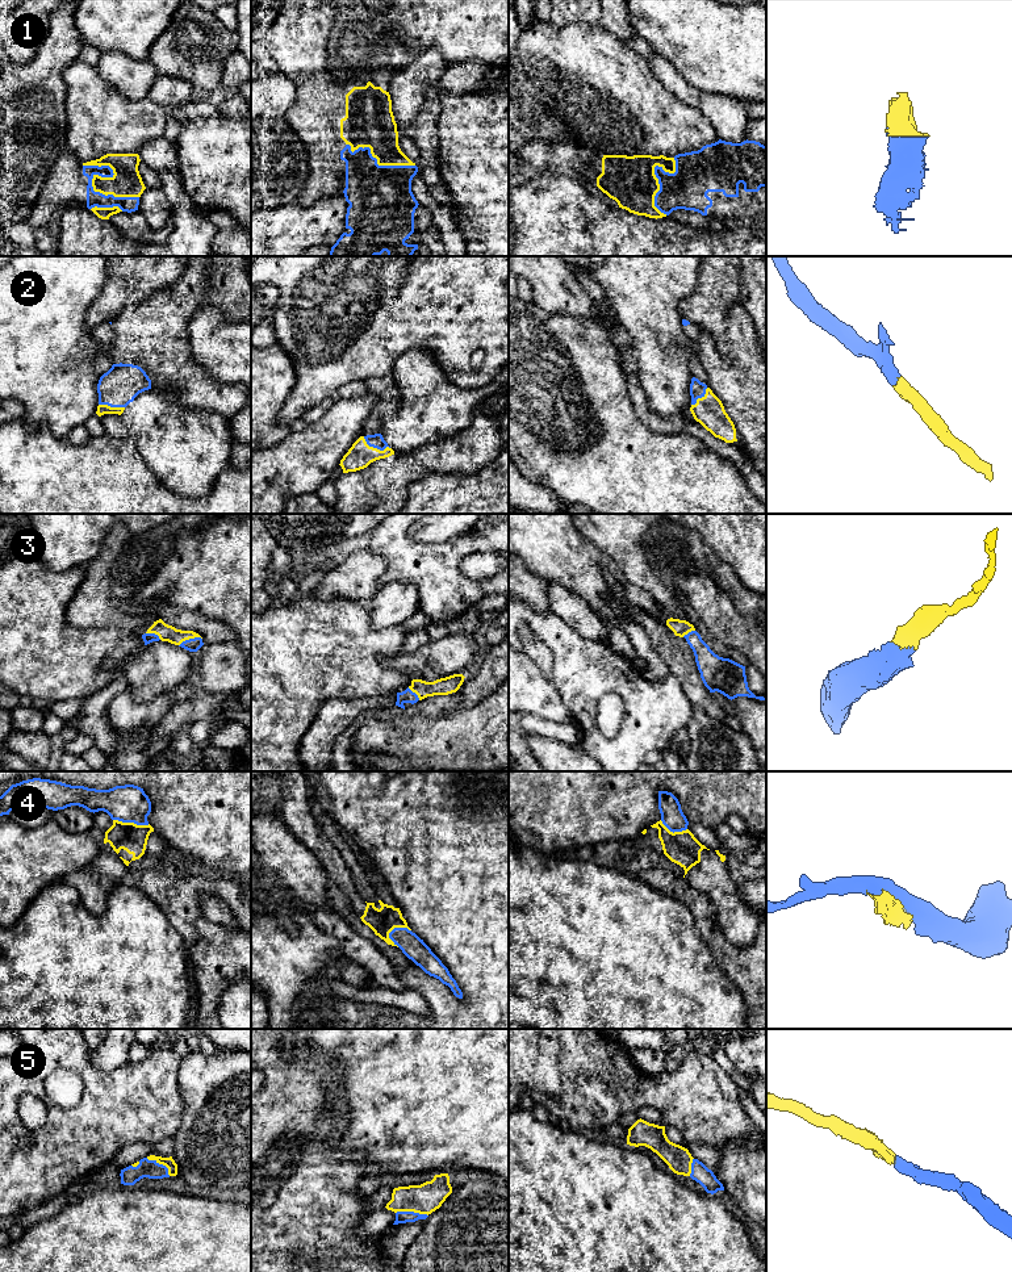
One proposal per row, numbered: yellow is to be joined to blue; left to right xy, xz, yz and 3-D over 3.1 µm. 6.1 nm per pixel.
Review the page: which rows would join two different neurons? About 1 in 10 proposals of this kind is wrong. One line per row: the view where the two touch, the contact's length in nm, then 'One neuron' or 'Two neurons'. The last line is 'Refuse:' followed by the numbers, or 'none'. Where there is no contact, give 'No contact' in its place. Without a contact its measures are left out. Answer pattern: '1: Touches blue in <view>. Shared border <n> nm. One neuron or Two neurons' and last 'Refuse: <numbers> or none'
1: Touches blue in xy. Shared border 400 nm. One neuron
2: Touches blue in xz. Shared border 180 nm. One neuron
3: Touches blue in xy. Shared border 150 nm. One neuron
4: Touches blue in xz. Shared border 150 nm. One neuron
5: Touches blue in xz. Shared border 200 nm. One neuron
Refuse: none

